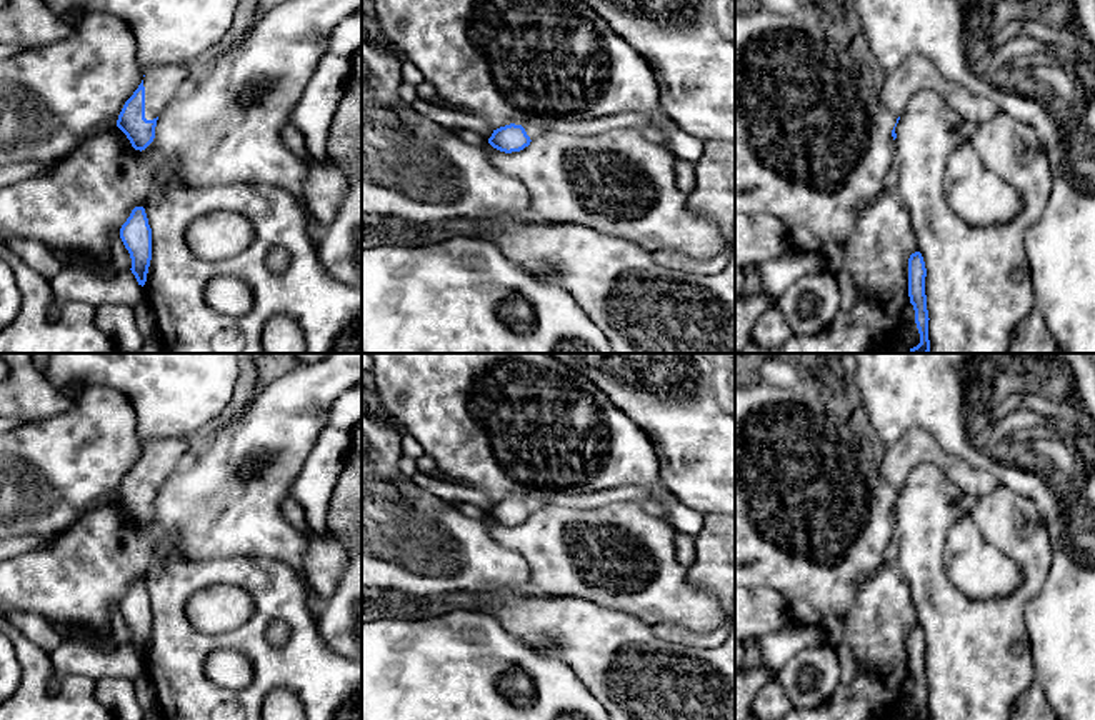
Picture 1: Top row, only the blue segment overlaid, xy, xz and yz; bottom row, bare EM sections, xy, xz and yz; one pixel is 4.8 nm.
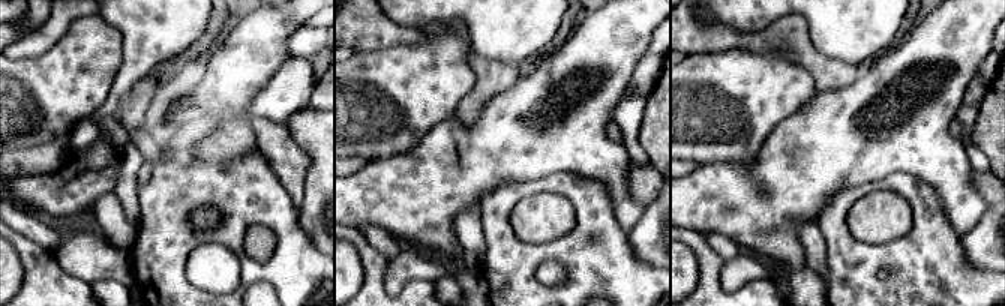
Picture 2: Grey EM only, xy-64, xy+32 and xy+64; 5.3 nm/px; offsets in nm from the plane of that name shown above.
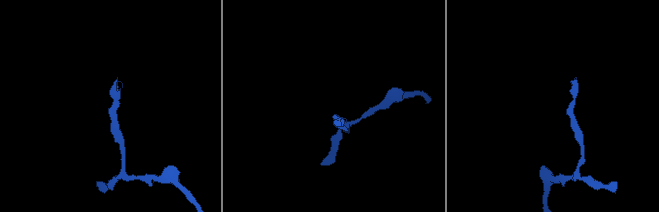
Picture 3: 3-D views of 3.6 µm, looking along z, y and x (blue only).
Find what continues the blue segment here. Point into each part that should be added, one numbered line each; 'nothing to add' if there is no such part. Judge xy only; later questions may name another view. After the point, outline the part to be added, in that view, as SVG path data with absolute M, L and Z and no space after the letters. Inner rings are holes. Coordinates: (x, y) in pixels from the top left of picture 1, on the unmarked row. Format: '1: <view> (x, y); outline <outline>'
1: xy (160, 455); outline M155 438L143 445L145 492L157 492L188 450L185 438Z

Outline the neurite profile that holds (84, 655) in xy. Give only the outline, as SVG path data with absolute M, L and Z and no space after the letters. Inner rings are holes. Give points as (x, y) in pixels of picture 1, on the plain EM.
M85 633L63 637L50 653L55 670L55 683L67 675L80 675L90 680L127 678L133 680L145 667L132 643L102 643Z

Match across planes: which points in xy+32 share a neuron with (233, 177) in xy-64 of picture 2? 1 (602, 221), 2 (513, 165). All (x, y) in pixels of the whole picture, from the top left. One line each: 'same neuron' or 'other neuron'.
1: same neuron
2: other neuron

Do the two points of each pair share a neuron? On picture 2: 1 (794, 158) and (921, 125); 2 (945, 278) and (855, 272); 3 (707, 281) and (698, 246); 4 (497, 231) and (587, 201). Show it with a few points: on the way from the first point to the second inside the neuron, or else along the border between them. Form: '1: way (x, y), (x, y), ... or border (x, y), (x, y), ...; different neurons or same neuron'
1: way (825, 147), (840, 138), (890, 126); same neuron
2: way (923, 278), (914, 287), (878, 287); same neuron
3: way (707, 272), (705, 255); same neuron
4: way (506, 204), (521, 189), (539, 185), (560, 185); same neuron

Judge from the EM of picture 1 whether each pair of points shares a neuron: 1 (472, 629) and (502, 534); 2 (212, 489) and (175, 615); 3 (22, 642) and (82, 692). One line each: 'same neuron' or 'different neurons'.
1: different neurons
2: different neurons
3: same neuron

